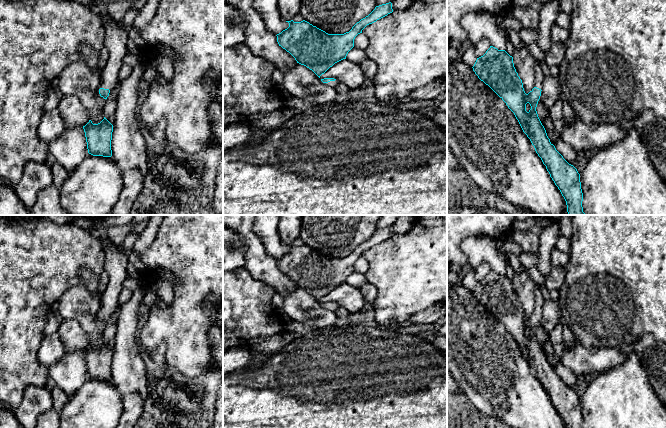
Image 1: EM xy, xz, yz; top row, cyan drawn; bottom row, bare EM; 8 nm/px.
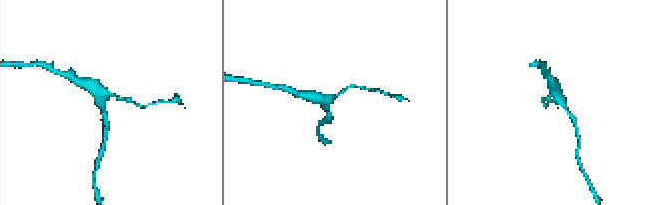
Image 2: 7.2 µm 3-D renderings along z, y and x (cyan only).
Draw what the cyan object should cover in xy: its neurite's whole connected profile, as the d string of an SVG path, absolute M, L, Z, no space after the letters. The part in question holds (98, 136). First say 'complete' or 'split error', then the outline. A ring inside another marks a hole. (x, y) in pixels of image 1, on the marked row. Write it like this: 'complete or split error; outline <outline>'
complete; outline M104 117L98 123L93 124L91 120L83 126L88 153L93 156L111 157L111 140L113 125Z

